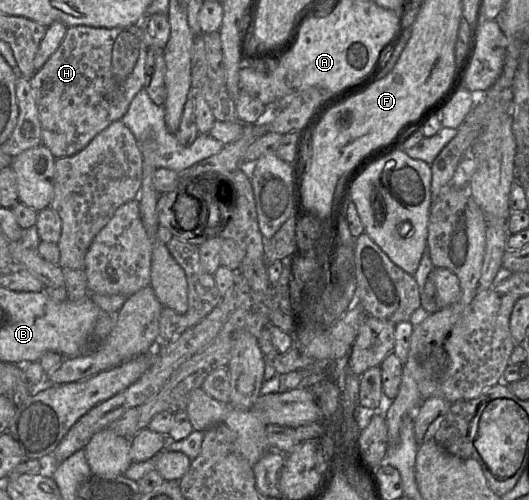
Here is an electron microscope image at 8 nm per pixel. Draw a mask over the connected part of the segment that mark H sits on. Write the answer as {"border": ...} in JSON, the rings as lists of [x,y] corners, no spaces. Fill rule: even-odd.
{"border":[[[139,25],[101,28],[71,26],[58,49],[29,79],[41,124],[42,145],[57,158],[69,157],[85,148],[88,143],[110,124],[120,121],[135,95],[145,88],[145,64],[149,47]]]}

